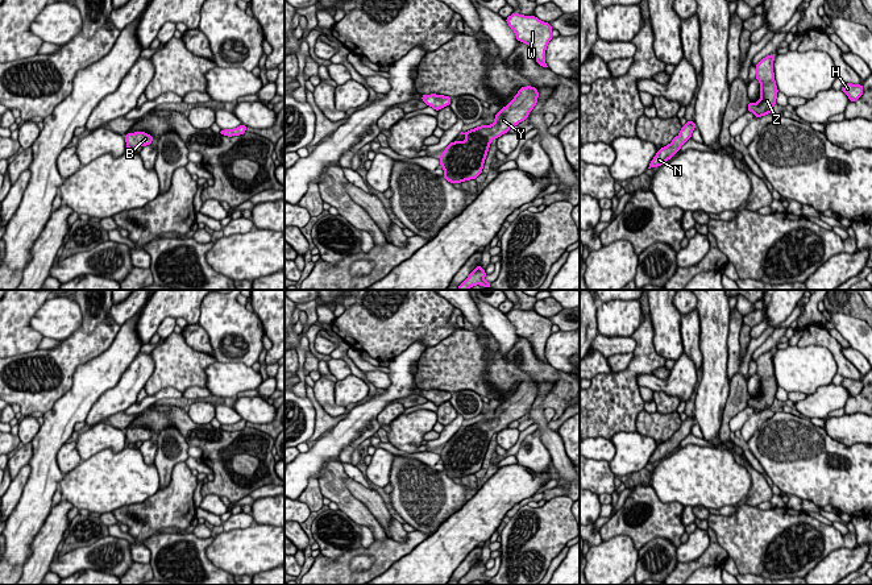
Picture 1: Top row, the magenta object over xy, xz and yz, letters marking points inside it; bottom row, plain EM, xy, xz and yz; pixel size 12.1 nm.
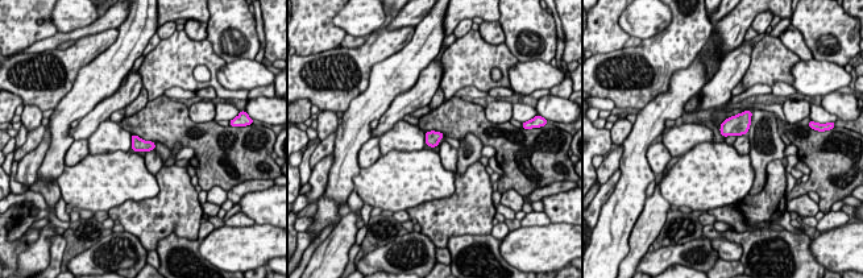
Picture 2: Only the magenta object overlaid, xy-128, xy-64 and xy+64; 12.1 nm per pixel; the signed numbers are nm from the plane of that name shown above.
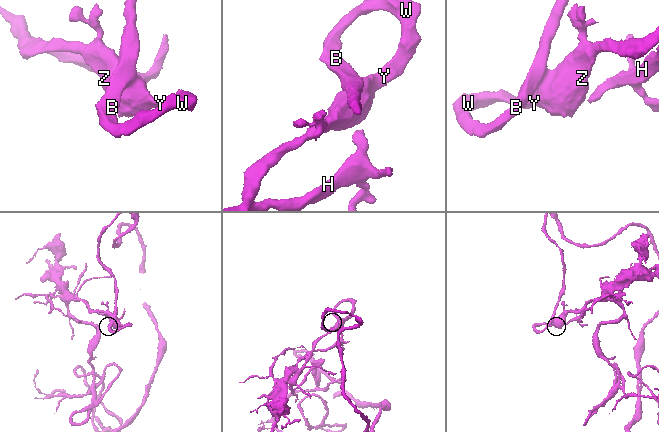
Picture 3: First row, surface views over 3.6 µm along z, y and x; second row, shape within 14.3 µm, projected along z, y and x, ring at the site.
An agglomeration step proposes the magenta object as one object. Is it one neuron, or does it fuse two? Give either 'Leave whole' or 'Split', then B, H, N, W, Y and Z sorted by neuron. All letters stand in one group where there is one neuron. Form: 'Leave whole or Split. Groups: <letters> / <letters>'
Leave whole. Groups: B H N W Y Z

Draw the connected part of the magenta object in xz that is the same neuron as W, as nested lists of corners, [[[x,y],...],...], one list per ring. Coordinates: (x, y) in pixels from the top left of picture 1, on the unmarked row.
[[[519,308],[508,311],[506,318],[515,327],[516,335],[531,343],[536,357],[543,362],[548,362],[545,358],[545,344],[552,335],[552,321],[533,310],[523,311]]]

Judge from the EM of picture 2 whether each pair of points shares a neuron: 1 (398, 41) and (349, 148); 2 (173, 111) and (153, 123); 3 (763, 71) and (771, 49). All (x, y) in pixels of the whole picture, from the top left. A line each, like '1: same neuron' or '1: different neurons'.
1: different neurons
2: same neuron
3: same neuron

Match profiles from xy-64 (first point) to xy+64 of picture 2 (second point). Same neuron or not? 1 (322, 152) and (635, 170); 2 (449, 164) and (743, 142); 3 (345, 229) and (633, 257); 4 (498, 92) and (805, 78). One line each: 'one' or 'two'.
1: two
2: one
3: one
4: two

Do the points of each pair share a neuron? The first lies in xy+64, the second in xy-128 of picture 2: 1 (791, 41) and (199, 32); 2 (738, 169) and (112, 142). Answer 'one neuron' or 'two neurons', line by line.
1: one neuron
2: two neurons

